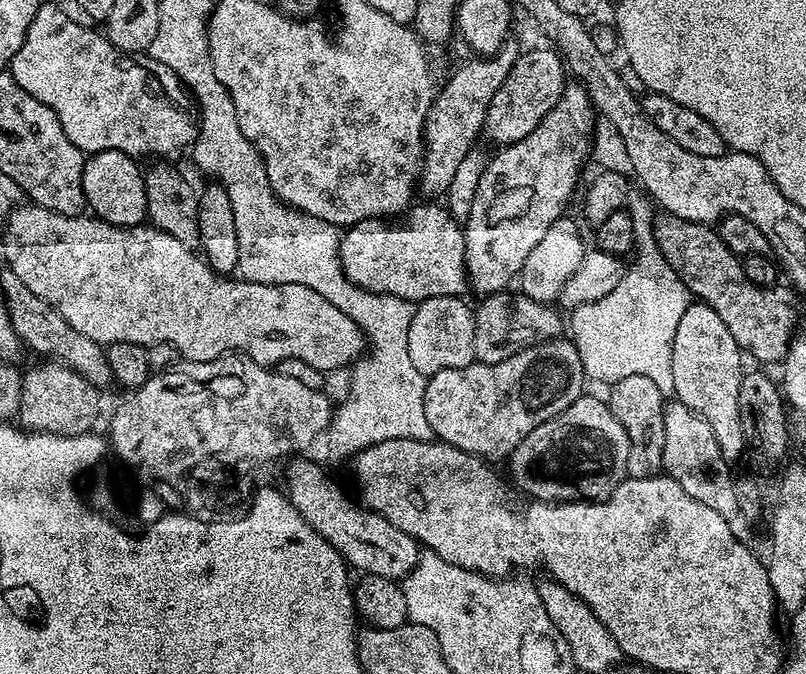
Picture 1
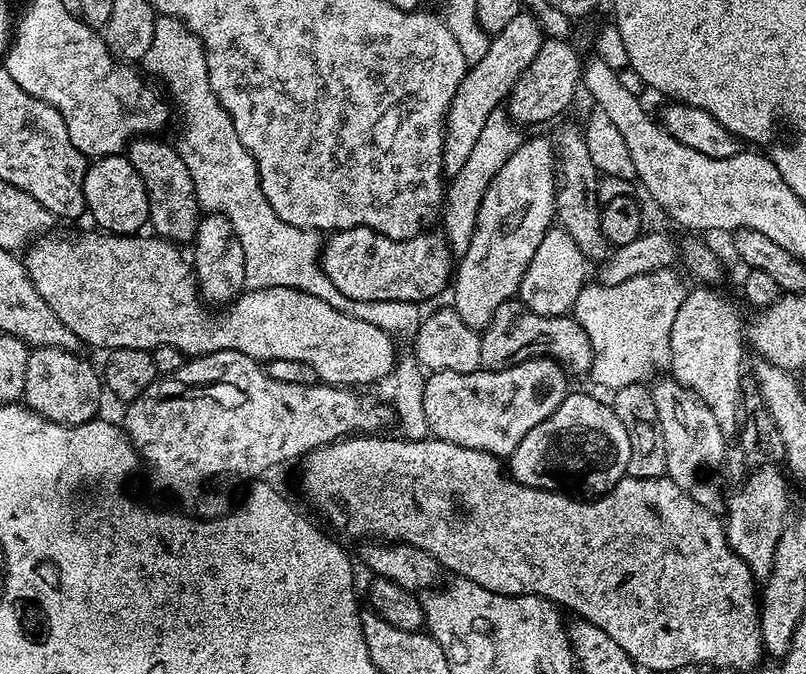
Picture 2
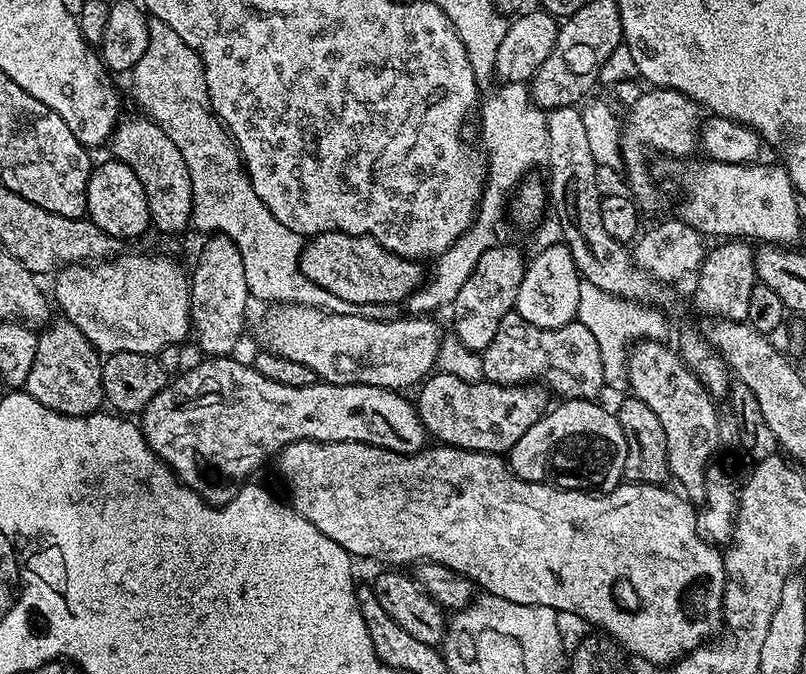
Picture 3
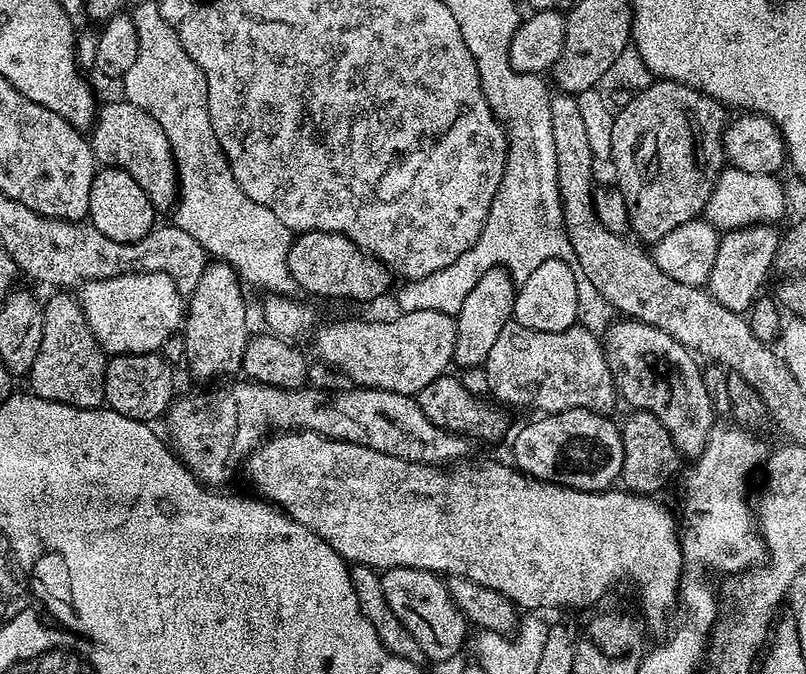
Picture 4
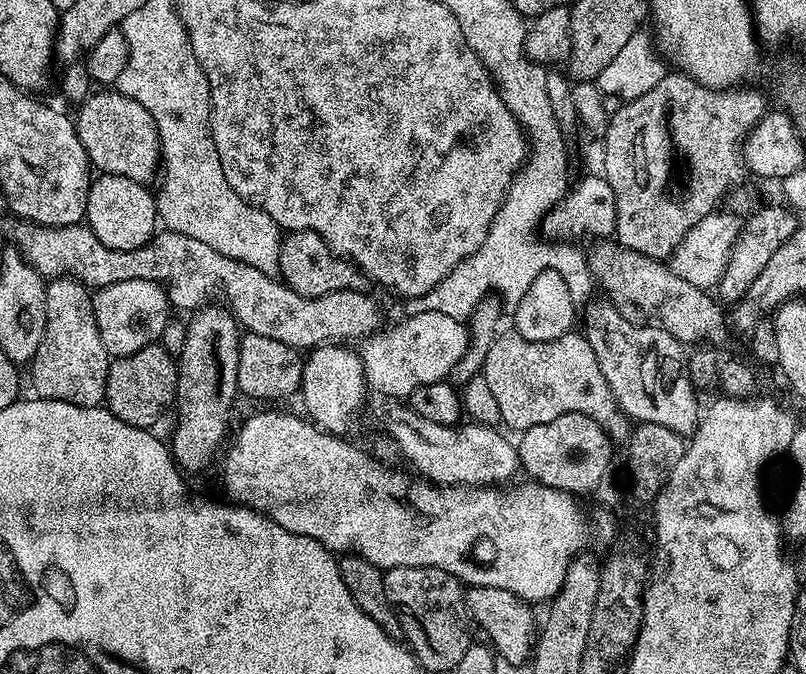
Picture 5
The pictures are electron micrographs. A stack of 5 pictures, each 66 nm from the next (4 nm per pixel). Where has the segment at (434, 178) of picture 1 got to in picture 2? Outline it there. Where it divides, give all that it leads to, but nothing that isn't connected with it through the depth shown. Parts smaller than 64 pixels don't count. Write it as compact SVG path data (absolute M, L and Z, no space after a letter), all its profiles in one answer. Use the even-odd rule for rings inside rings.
M522 10L501 32L489 39L482 62L469 67L450 102L448 115L444 117L444 170L449 177L456 176L458 170L466 166L466 158L470 158L470 150L477 144L478 134L482 134L482 126L486 126L486 118L507 101L518 78L526 66L534 62L545 39L540 21Z

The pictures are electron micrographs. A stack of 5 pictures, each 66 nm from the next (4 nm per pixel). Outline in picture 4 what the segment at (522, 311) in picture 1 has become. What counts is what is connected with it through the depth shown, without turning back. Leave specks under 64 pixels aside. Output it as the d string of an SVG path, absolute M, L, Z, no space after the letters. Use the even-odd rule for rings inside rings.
M515 322L506 323L482 367L488 392L496 395L501 405L537 408L540 414L571 408L608 414L616 400L618 404L618 389L608 368L601 337L589 328L573 326L561 332L539 332Z

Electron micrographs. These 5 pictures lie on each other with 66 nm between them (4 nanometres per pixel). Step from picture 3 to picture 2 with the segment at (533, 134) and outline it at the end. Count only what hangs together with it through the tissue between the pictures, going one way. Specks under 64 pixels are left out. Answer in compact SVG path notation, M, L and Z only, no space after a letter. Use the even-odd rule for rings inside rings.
M497 110L489 114L486 126L482 126L482 134L478 134L474 150L470 150L470 158L466 158L466 166L462 166L462 170L458 170L458 174L447 181L442 221L444 220L445 228L443 231L453 253L461 254L470 246L484 191L507 159L520 147L522 135L520 136L519 131L521 132L521 129L517 127L512 117L503 111Z

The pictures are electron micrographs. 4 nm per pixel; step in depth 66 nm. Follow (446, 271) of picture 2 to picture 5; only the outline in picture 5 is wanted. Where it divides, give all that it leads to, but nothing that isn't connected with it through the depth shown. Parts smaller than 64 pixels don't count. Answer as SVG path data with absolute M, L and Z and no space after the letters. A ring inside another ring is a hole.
M289 231L280 242L280 270L283 283L303 296L321 296L342 290L368 292L370 281L347 256L337 256L322 237L313 232Z

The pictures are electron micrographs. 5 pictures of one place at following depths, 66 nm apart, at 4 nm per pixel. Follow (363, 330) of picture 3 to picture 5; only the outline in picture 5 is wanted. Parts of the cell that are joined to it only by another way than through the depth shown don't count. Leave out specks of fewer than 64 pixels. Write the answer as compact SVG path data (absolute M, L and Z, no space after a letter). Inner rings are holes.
M423 312L405 315L401 324L377 330L359 345L367 387L384 396L411 397L418 386L447 381L469 346L469 325L446 314Z

